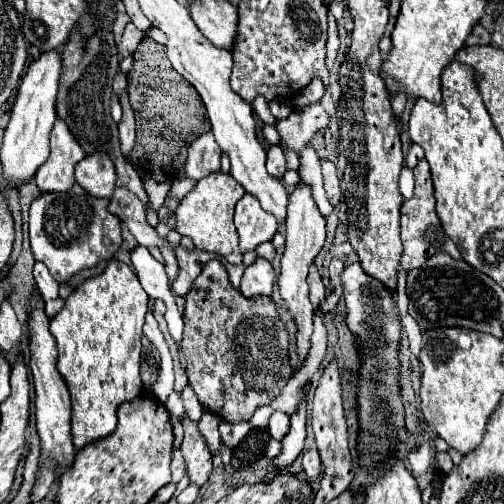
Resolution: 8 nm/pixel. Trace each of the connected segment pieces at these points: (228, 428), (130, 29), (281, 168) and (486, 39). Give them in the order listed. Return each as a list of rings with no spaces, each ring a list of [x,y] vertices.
[[[220,421],[220,435],[222,441],[226,443],[228,449],[238,447],[238,443],[244,439],[244,435],[250,431],[248,423],[228,423],[228,421]]]
[[[128,23],[126,29],[124,29],[124,35],[122,35],[122,41],[120,41],[120,49],[118,49],[120,57],[132,55],[136,51],[136,47],[140,45],[142,39],[144,39],[144,33],[138,31],[132,23]]]
[[[272,145],[268,149],[268,161],[266,161],[266,169],[270,175],[282,179],[284,171],[286,171],[286,159],[284,159],[284,151],[280,145]]]
[[[476,25],[466,41],[466,45],[488,45],[488,43],[492,43],[492,39],[490,39],[490,33],[482,25]]]

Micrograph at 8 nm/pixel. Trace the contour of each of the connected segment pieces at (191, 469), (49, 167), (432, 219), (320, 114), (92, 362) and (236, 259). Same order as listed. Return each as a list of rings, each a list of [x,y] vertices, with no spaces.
[[[182,417],[182,425],[184,425],[184,441],[180,451],[186,461],[188,477],[192,485],[202,487],[212,473],[212,453],[206,445],[204,435],[198,431],[198,423],[194,423],[188,417]]]
[[[56,119],[50,133],[50,157],[36,171],[40,191],[68,191],[74,187],[74,165],[86,157],[70,129],[62,119]]]
[[[420,161],[414,167],[414,179],[416,179],[416,189],[414,189],[414,197],[410,201],[402,203],[402,245],[404,245],[404,253],[402,253],[402,261],[400,267],[404,271],[412,271],[418,269],[426,263],[426,259],[430,259],[434,253],[438,253],[446,241],[446,233],[442,229],[442,223],[436,215],[436,197],[434,197],[434,187],[432,187],[432,175],[430,175],[430,167],[426,161]]]
[[[314,103],[300,111],[292,111],[286,119],[276,119],[276,129],[280,135],[280,143],[294,153],[300,153],[312,137],[318,133],[318,129],[328,125],[326,111]]]
[[[110,259],[104,273],[82,283],[68,299],[64,309],[50,321],[50,333],[58,347],[58,373],[64,377],[72,399],[72,437],[74,447],[82,449],[88,443],[108,437],[116,431],[116,411],[122,403],[136,399],[142,393],[140,381],[140,351],[142,351],[142,325],[148,311],[148,295],[142,289],[132,267]]]
[[[222,171],[210,173],[208,177],[200,179],[196,187],[178,205],[176,231],[180,235],[188,235],[198,249],[222,253],[222,257],[226,257],[228,263],[240,265],[242,253],[238,247],[238,233],[232,223],[232,215],[234,215],[234,205],[242,199],[244,193],[246,191],[242,189],[242,185],[230,173],[222,173]]]

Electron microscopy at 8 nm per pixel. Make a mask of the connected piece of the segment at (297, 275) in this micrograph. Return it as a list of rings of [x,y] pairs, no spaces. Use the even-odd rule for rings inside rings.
[[[300,181],[290,193],[290,203],[288,203],[288,217],[286,217],[286,251],[282,257],[282,269],[280,269],[280,293],[284,299],[284,307],[294,315],[296,325],[298,325],[298,355],[300,363],[308,353],[310,347],[310,335],[312,335],[312,317],[314,317],[314,307],[310,305],[308,299],[308,269],[316,255],[320,253],[322,245],[326,239],[326,229],[324,229],[324,217],[318,211],[318,205],[312,199],[312,189],[304,181]]]

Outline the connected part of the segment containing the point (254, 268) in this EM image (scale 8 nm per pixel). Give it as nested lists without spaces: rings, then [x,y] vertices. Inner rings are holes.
[[[258,257],[250,267],[246,267],[240,291],[246,297],[272,295],[272,285],[274,285],[274,267],[268,259]]]

